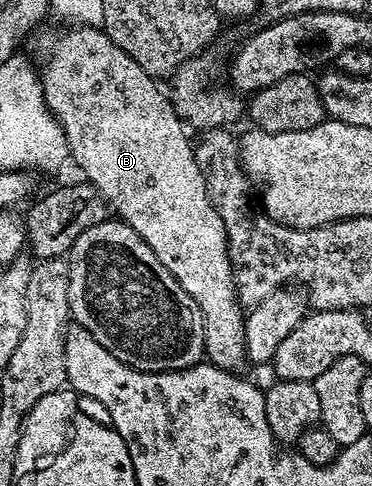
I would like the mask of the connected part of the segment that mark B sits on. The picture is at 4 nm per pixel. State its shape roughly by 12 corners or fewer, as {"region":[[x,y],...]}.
{"region":[[99,27],[48,45],[82,178],[249,363],[225,225],[168,92]]}

